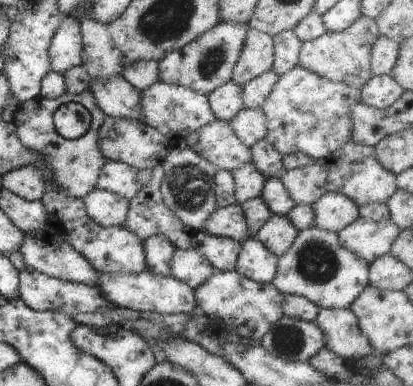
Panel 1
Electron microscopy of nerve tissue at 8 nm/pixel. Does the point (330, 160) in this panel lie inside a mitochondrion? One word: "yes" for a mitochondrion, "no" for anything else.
no

